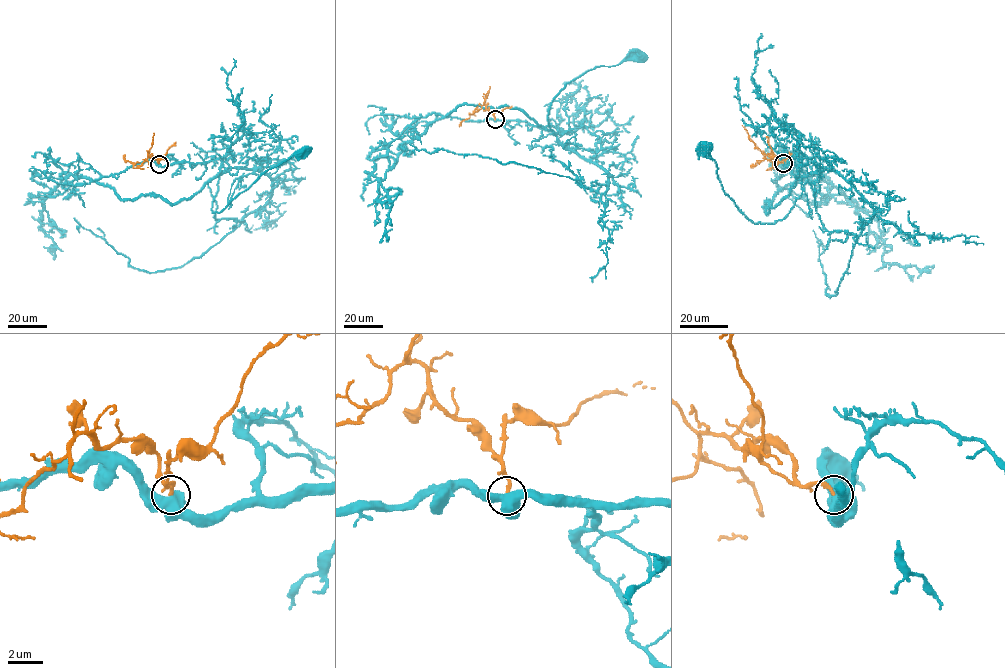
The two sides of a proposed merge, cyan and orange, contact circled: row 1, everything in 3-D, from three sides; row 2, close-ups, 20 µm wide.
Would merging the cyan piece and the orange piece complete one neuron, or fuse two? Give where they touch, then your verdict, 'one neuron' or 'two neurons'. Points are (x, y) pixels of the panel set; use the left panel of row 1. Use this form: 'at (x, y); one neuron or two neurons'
at (159, 164); two neurons

